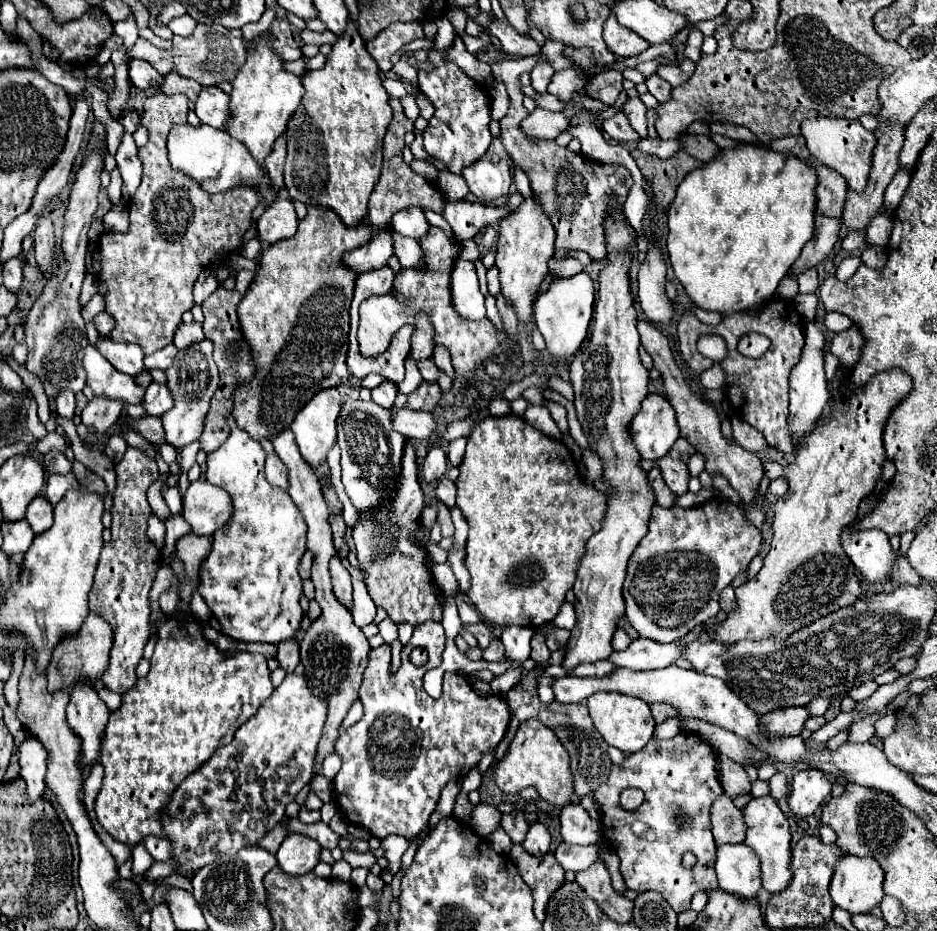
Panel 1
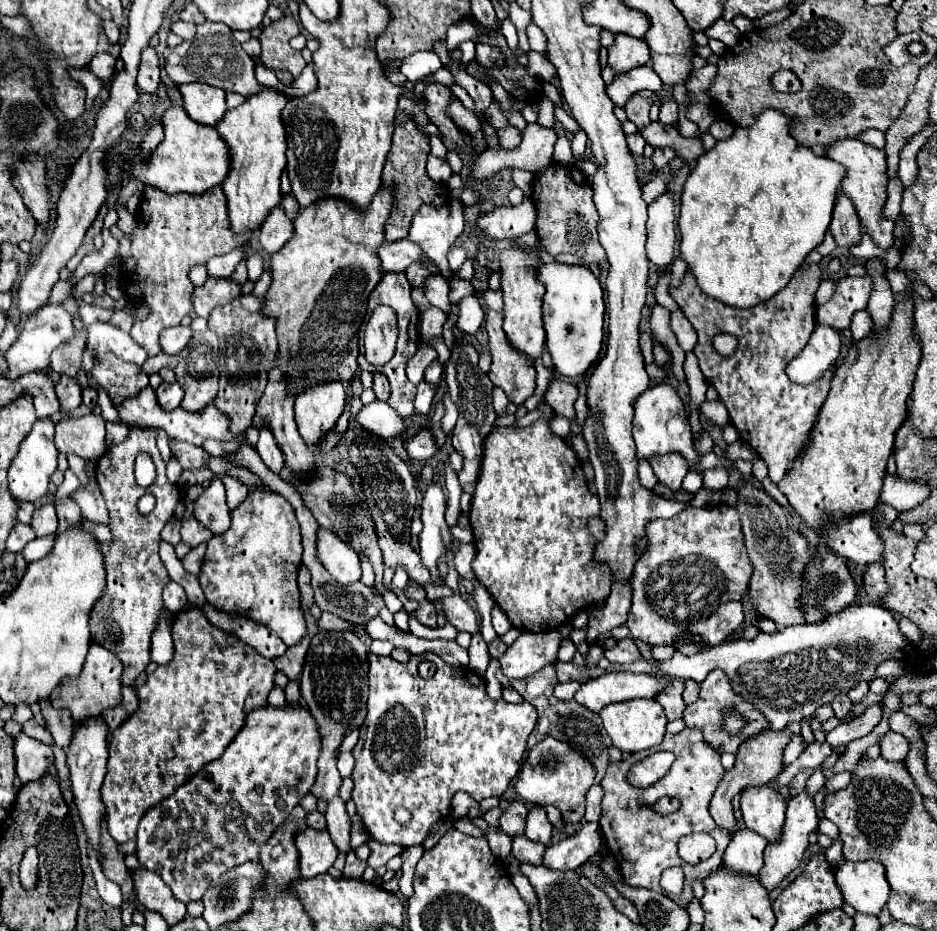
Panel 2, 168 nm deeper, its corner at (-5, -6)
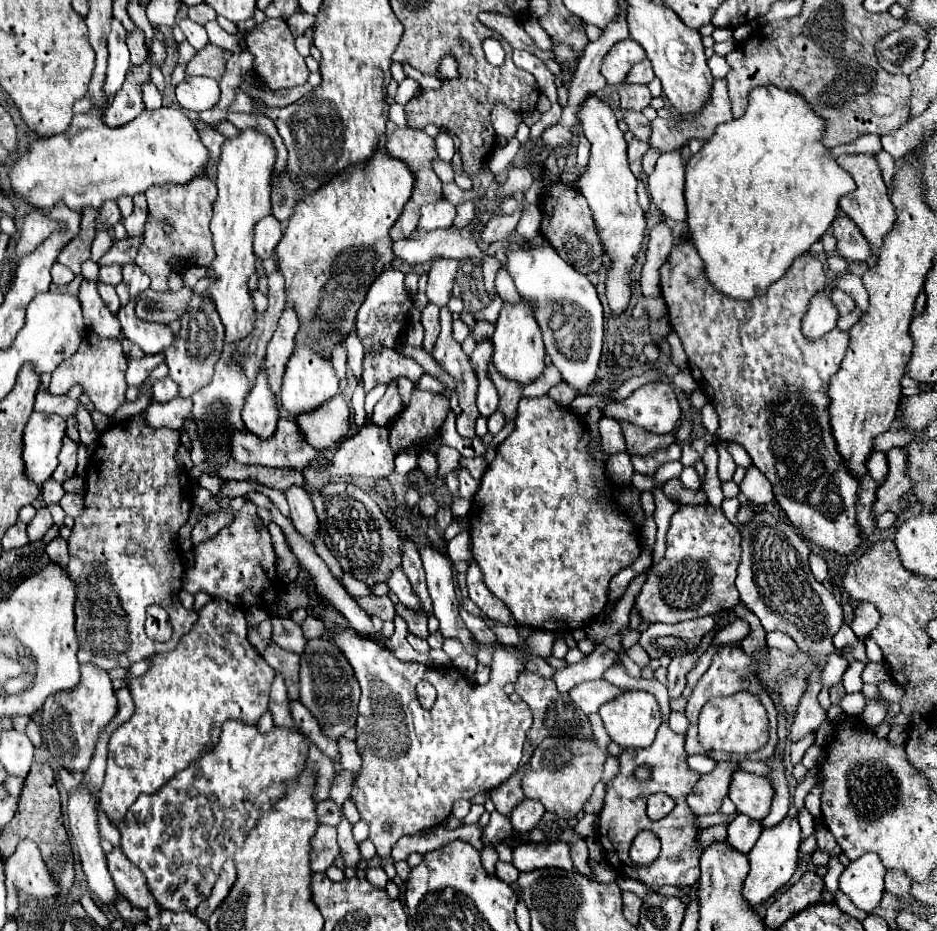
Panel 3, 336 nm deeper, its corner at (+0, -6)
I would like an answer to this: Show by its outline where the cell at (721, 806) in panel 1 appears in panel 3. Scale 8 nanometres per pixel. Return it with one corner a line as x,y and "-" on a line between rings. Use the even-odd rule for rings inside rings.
723,761
717,763
711,773
701,775
697,787
693,787
693,791
687,795
687,805
691,807
691,811
695,815
717,813
723,797
727,797
729,793
729,785
737,769
739,765
735,761

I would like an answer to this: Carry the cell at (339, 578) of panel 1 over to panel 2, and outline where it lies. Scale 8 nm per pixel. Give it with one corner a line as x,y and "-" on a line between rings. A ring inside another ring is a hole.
324,527
316,531
316,551
320,563
340,585
350,585
362,577
360,559
354,549

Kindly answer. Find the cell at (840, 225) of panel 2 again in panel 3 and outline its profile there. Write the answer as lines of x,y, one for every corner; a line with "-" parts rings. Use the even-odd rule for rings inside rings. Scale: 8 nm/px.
839,215
833,223
833,237
837,239
837,253
851,261
871,261
871,251
861,235
859,227
845,215

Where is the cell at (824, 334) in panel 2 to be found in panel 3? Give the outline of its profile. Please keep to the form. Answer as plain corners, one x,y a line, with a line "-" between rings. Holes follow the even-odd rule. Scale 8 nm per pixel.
819,291
809,303
809,311
803,319
803,335
811,341
823,339
837,325
837,309
829,303
829,293

